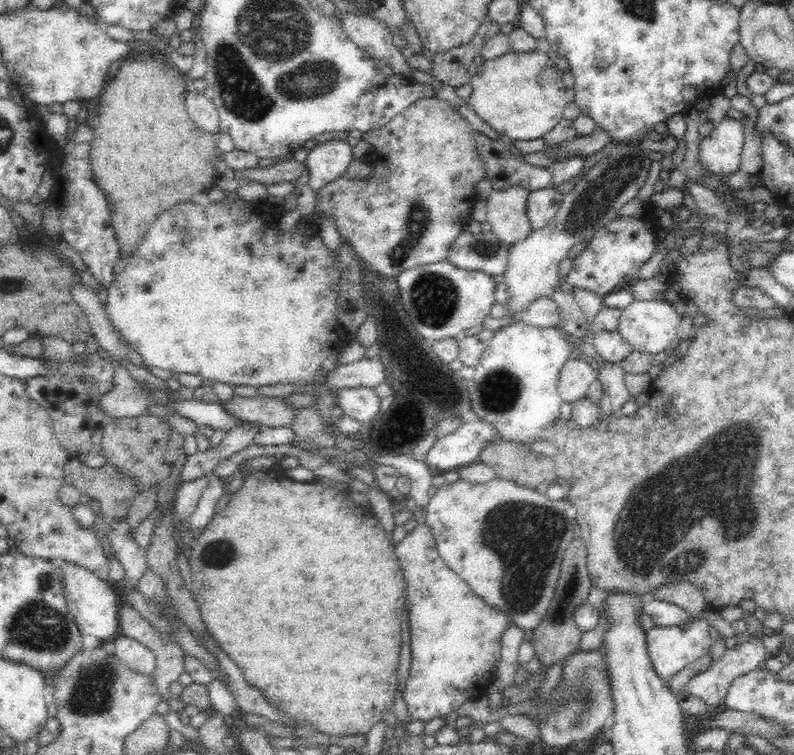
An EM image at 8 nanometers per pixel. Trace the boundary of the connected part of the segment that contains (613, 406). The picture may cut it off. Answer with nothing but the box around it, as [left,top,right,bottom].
[597,363,632,420]

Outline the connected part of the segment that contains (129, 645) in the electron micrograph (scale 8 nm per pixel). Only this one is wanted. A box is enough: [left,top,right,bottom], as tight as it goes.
[109,634,156,679]

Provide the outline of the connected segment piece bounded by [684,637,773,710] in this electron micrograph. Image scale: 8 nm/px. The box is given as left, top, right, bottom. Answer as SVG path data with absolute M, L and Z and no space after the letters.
M752 637L749 641L738 643L735 647L726 649L724 655L719 660L710 663L704 672L699 672L692 678L686 684L684 691L701 698L709 710L722 708L732 681L738 678L738 676L760 667L760 664L763 664L766 660L773 661L772 654L764 647L760 638Z

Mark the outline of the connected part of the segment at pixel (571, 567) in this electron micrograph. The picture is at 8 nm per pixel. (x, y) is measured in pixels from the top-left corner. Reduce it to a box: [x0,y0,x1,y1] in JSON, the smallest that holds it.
[531,536,592,672]

